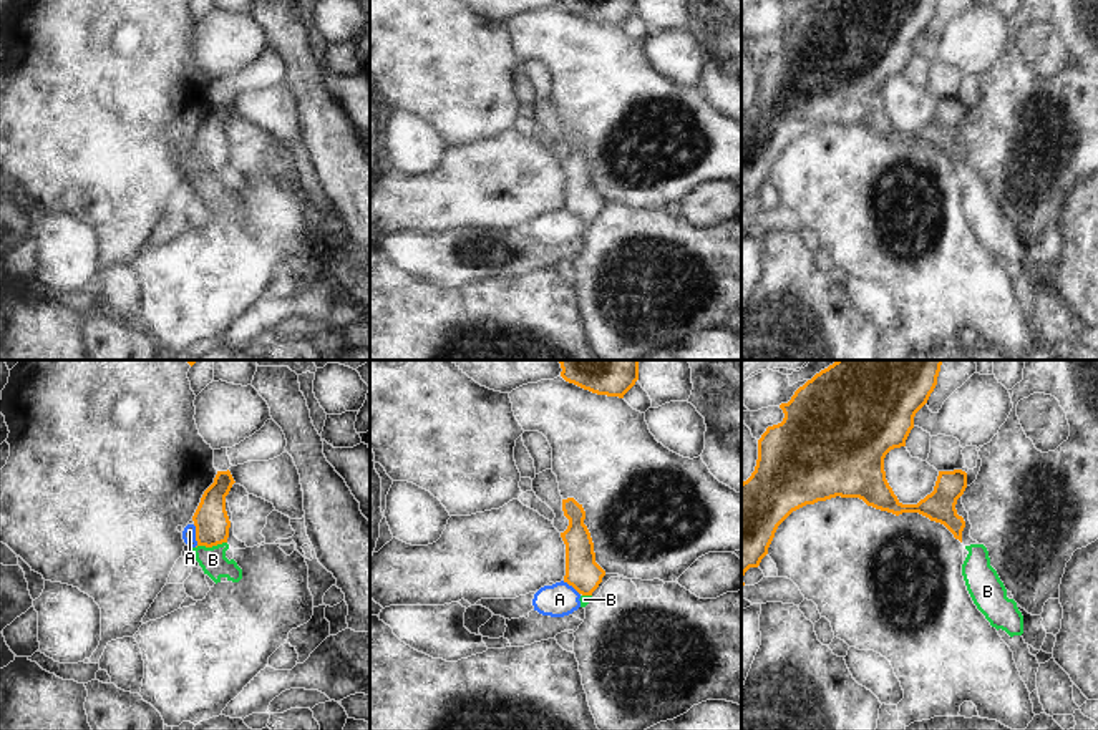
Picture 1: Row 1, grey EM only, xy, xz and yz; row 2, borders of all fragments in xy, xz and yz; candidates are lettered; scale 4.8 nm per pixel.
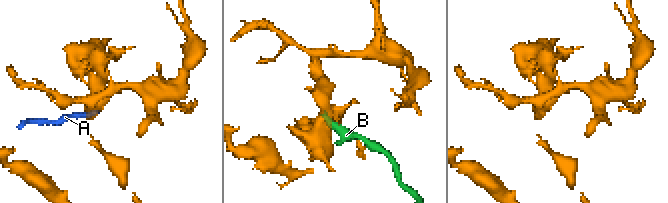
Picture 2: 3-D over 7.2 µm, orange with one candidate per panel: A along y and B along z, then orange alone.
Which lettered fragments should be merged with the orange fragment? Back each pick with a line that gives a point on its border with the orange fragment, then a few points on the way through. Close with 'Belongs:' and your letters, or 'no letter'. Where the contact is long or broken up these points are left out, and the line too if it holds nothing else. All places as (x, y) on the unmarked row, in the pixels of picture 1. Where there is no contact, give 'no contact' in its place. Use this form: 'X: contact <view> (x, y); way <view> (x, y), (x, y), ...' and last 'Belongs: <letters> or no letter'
Belongs: no letter

